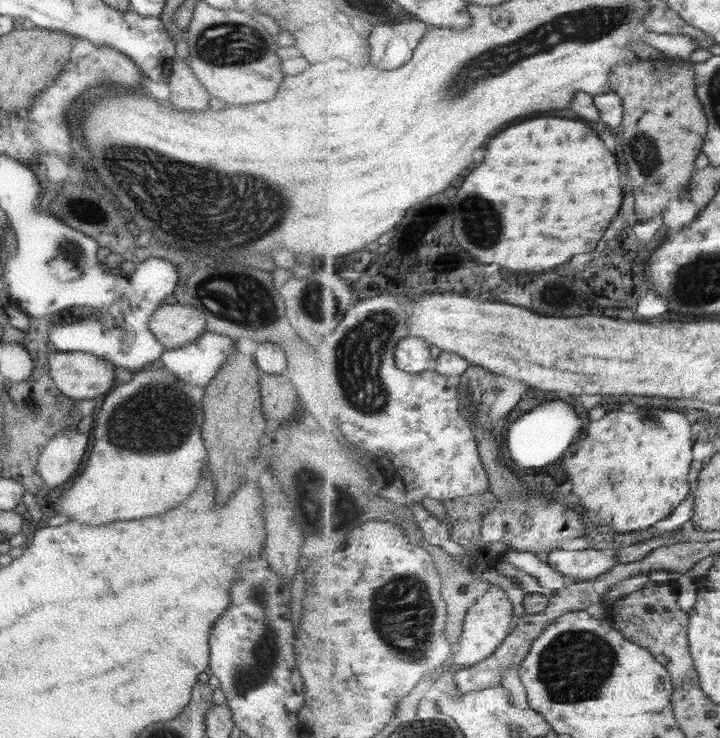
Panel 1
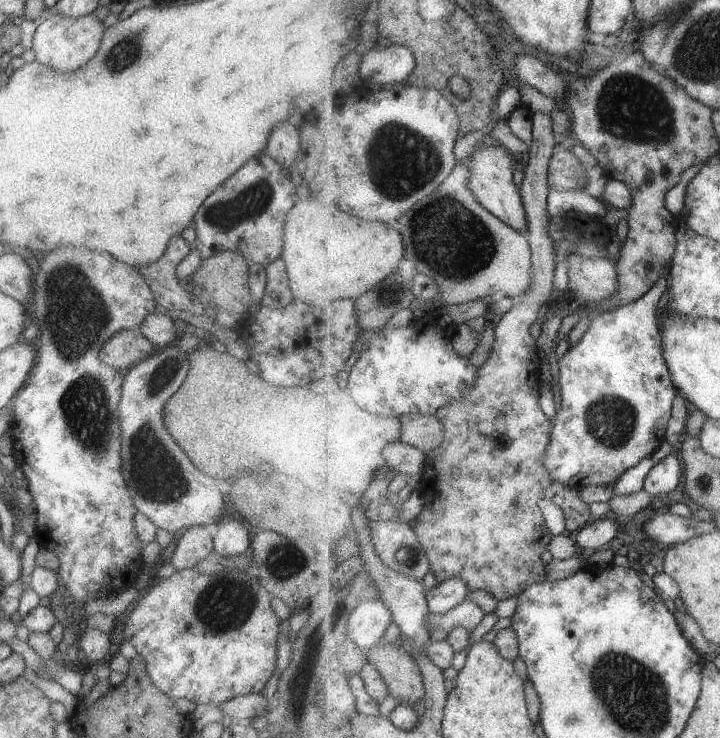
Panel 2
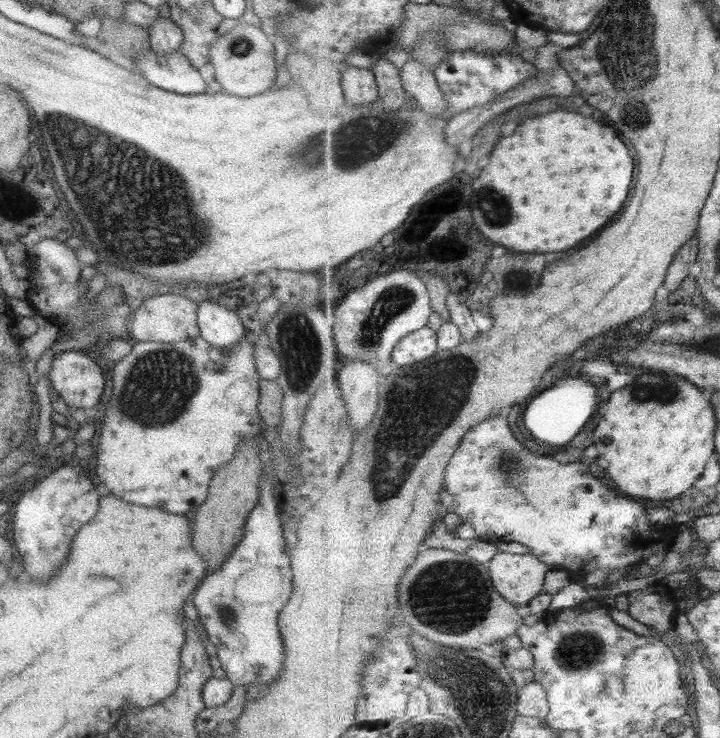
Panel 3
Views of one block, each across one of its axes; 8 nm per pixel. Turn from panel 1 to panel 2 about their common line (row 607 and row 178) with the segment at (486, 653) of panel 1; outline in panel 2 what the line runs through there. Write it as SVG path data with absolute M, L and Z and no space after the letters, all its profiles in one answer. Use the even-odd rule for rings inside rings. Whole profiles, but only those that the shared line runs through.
M487 141L467 161L472 165L472 171L474 172L470 188L475 192L479 202L510 228L526 233L528 230L528 215L522 200L522 191L519 186L513 184L511 153L497 143Z

